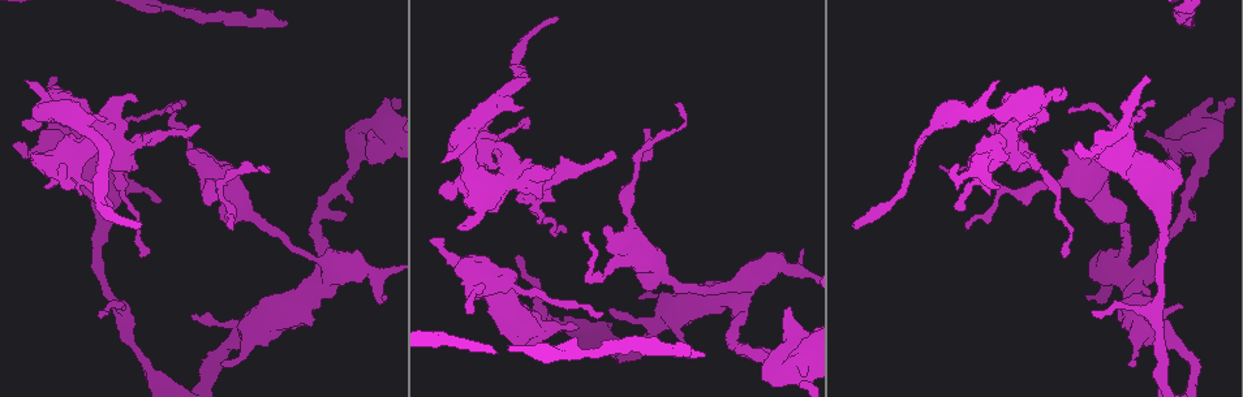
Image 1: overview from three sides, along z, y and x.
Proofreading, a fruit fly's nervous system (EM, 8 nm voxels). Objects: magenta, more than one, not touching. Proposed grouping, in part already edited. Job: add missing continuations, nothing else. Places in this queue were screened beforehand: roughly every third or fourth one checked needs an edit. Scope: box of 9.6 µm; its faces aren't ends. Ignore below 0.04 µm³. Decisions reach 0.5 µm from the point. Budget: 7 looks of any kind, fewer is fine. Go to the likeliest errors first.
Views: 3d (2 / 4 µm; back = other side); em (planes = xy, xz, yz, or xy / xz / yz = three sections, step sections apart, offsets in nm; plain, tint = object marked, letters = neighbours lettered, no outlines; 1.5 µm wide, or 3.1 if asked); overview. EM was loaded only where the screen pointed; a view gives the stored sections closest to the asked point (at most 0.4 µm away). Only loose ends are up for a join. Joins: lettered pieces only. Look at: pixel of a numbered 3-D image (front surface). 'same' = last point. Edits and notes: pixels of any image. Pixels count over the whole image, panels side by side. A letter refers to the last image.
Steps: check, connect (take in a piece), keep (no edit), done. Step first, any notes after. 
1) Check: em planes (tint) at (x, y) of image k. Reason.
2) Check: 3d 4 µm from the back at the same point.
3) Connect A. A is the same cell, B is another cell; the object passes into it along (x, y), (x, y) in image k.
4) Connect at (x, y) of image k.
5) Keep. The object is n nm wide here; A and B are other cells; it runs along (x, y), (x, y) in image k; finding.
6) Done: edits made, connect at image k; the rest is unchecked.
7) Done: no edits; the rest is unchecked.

Check: 3d 4 µm at (287, 21) of image 1. Long arm stops here.

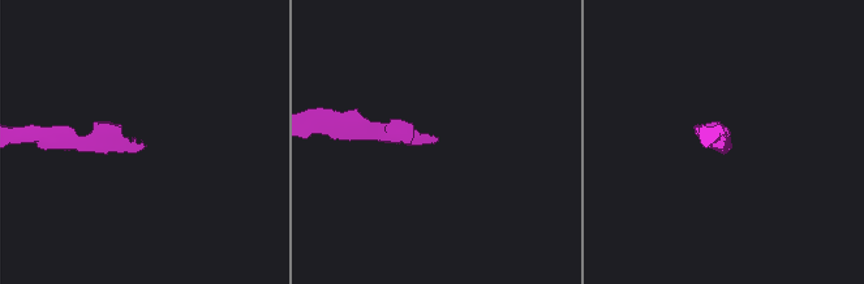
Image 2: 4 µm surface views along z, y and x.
Check: em planes (letters) at (437, 139) of image 2.

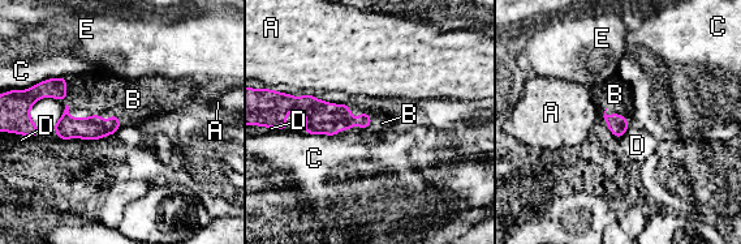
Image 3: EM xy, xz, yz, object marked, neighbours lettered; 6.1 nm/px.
Connect B. B is the same cell, A, C, D and E are other cells; the object passes into it along (363, 119), (356, 124), (382, 123) in image 3; it goes on there.

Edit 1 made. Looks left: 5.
Check: overview. Redraw.

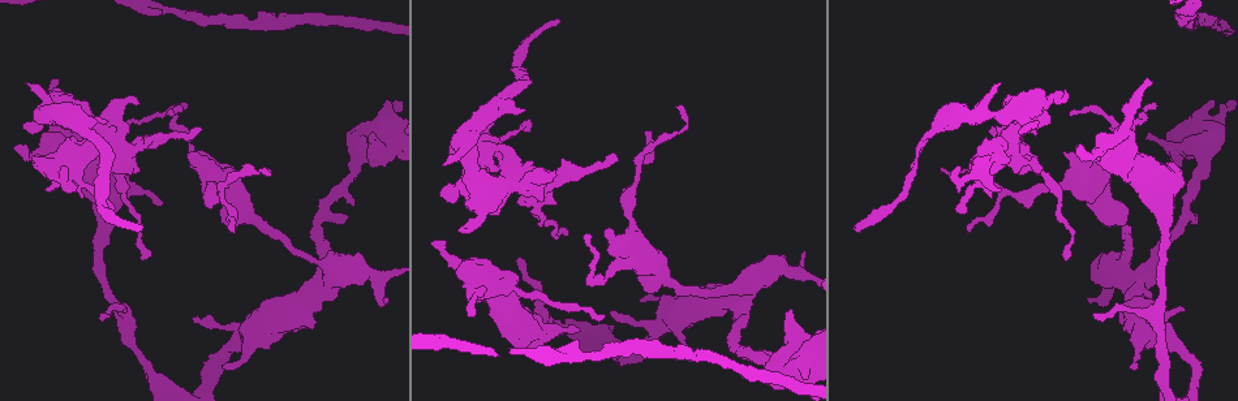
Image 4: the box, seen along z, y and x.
Check: em yz step 8 (letters) at (26, 84) of image 4.

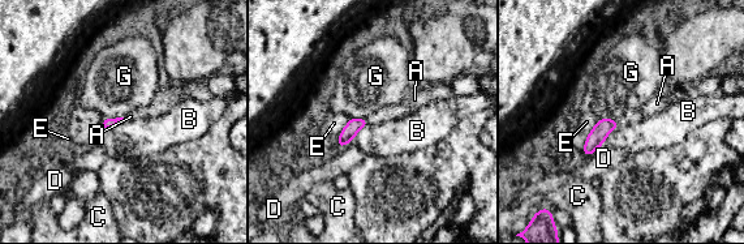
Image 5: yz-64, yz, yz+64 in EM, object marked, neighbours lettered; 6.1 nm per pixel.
Connect A. A is the same cell, B, C, D, E and G are other cells; the object passes into it along (355, 125), (368, 122), (405, 107) in image 5; the neuron continues.

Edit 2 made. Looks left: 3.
Check: 3d 2 µm at (14, 148) of image 4. Free end.

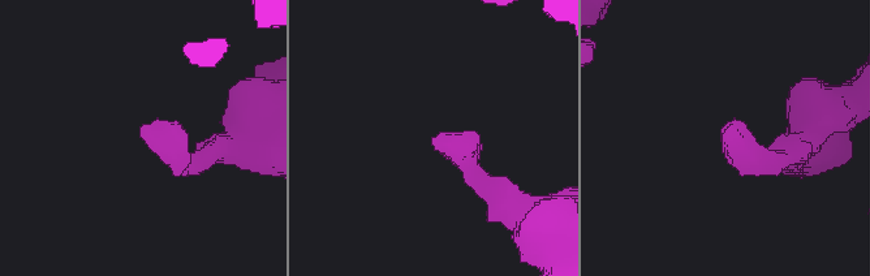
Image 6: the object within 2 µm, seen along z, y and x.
Check: em planes (tint) at (433, 138) of image 6. Need the tissue.

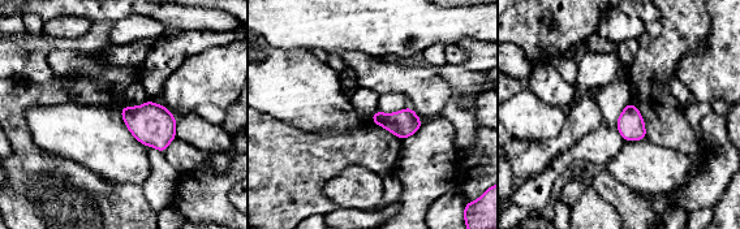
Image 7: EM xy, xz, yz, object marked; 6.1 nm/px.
Check: em planes (letters) at the same point. What lies round it.

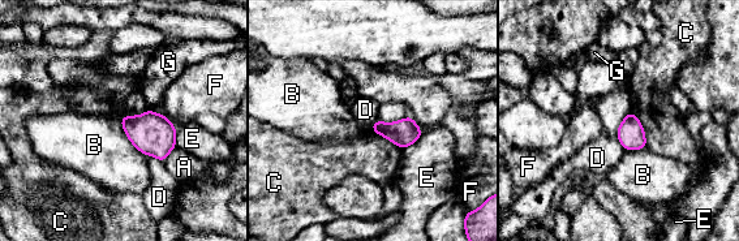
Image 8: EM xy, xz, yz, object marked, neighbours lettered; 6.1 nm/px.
Keep. A, B, C, D, E, F and G are other cells; a border runs along (119, 120), (127, 138), (144, 155) in image 8; no lettered piece goes on from it.

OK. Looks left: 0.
Done: edits made, connect at image 3, connect at image 5; the rest is unchecked.

